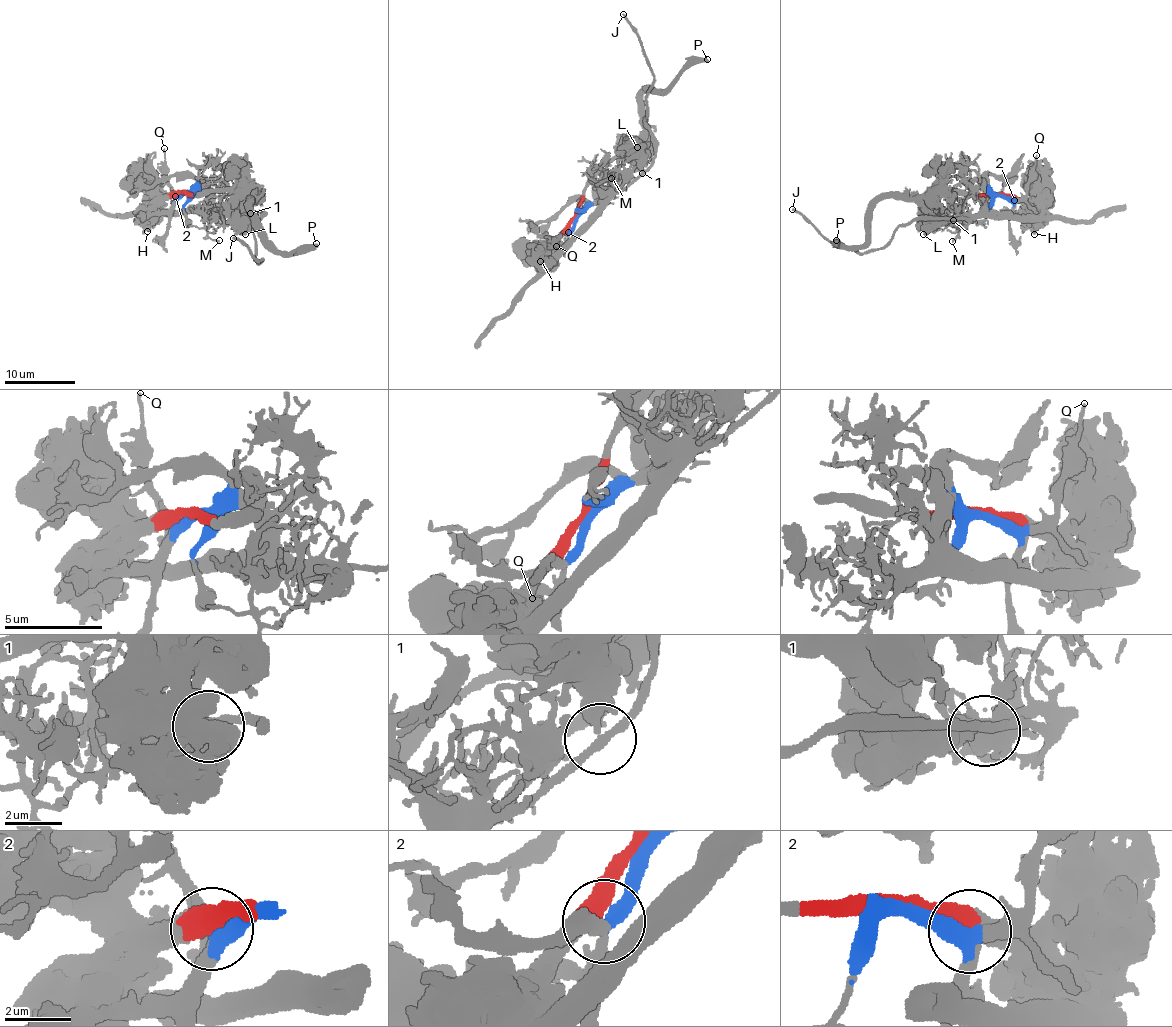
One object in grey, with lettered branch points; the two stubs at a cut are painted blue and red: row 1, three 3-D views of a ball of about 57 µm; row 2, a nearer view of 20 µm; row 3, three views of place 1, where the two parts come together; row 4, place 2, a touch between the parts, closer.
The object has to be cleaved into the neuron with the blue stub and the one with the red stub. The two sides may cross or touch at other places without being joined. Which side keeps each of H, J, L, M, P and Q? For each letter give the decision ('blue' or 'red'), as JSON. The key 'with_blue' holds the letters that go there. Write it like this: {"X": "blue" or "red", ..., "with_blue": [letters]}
{"H": "red", "J": "blue", "L": "red", "M": "blue", "P": "red", "Q": "blue", "with_blue": ["J", "M", "Q"]}

